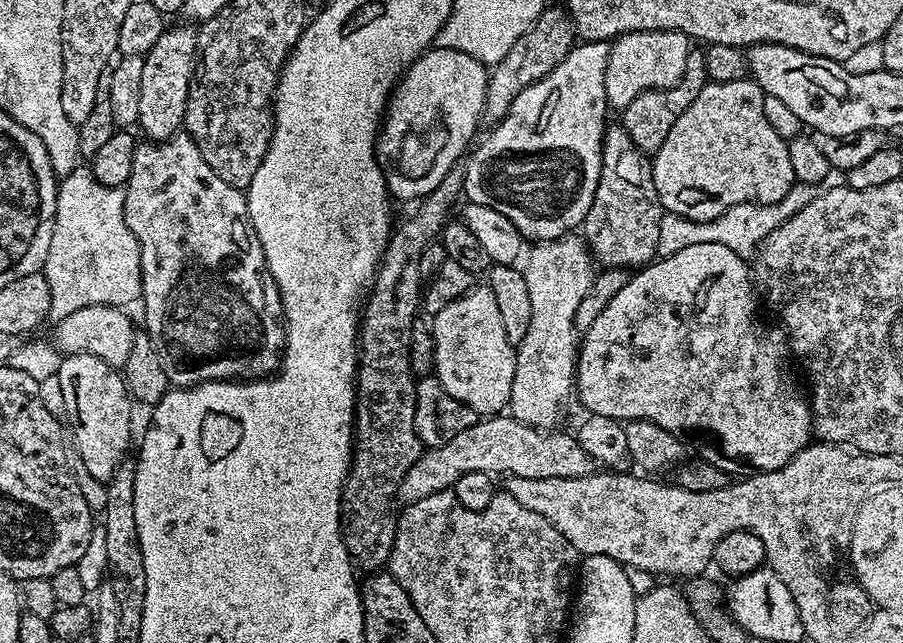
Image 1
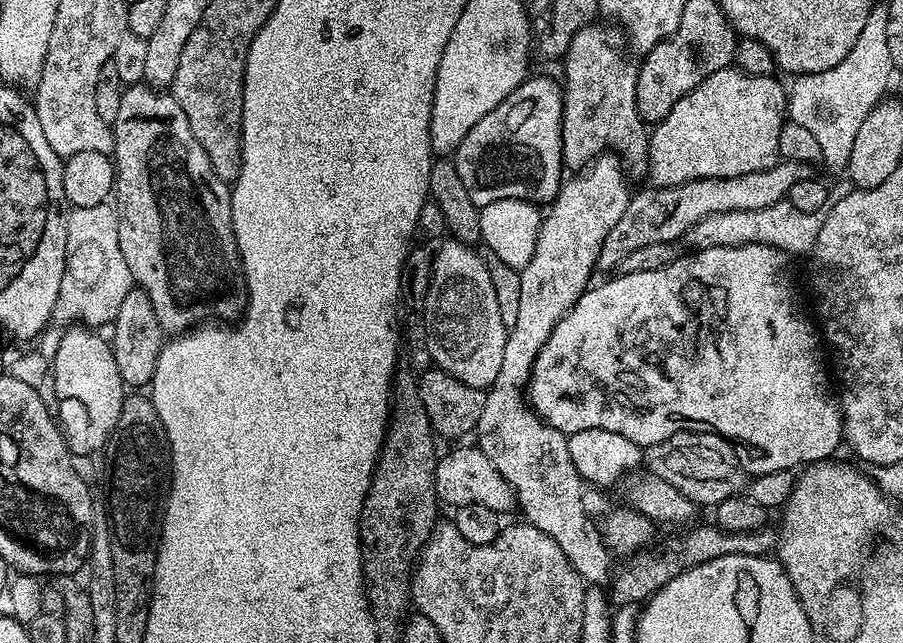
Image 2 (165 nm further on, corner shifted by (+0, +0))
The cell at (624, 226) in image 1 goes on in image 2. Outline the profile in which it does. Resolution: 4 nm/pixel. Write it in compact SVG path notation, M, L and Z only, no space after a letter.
M593 22L578 30L562 57L564 118L560 129L564 167L583 170L593 158L607 150L620 157L633 177L644 178L648 176L650 132L640 119L636 105L638 68L628 61L625 37L615 27L607 28L600 23Z

